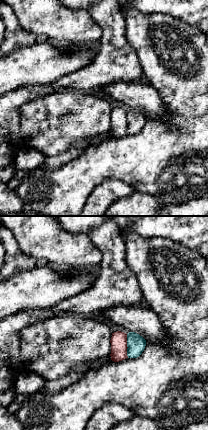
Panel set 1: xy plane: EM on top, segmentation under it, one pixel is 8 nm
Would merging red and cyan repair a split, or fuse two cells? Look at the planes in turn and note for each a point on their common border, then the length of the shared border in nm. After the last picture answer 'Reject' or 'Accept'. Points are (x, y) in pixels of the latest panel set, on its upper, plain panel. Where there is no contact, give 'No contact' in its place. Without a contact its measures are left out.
Touches red at (126, 122). Shared border 190 nm

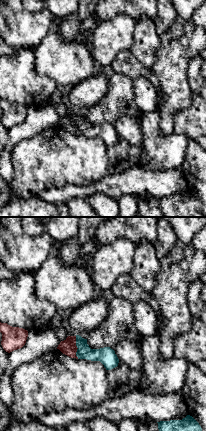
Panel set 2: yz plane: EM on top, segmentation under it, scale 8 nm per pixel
Touches red at (76, 123). Shared border 190 nm

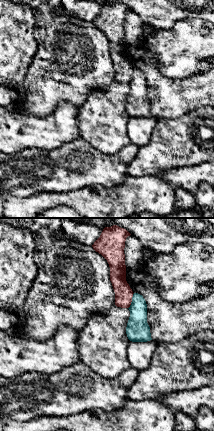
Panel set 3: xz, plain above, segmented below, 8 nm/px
Touches red at (131, 77). Shared border 140 nm

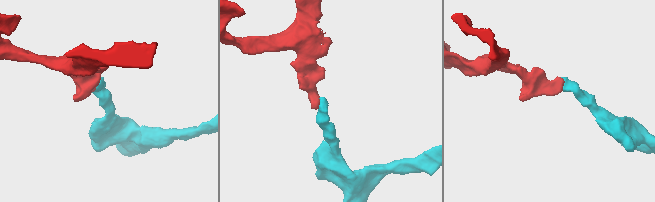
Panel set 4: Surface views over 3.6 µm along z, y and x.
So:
Reject

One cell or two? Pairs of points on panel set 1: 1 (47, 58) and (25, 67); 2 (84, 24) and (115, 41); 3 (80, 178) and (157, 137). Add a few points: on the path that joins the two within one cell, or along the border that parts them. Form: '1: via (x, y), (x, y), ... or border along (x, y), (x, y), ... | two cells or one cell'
1: via (42, 63), (30, 66) | one cell
2: border along (89, 14), (101, 30), (101, 38), (96, 47) | two cells
3: via (99, 163), (113, 158), (136, 158), (138, 156) | one cell

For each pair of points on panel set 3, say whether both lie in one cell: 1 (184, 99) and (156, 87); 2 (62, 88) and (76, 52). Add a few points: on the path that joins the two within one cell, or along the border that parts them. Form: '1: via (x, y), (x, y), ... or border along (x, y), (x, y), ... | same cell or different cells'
1: via (177, 97), (167, 97), (163, 93) | same cell
2: via (62, 79), (62, 71), (71, 61) | same cell

